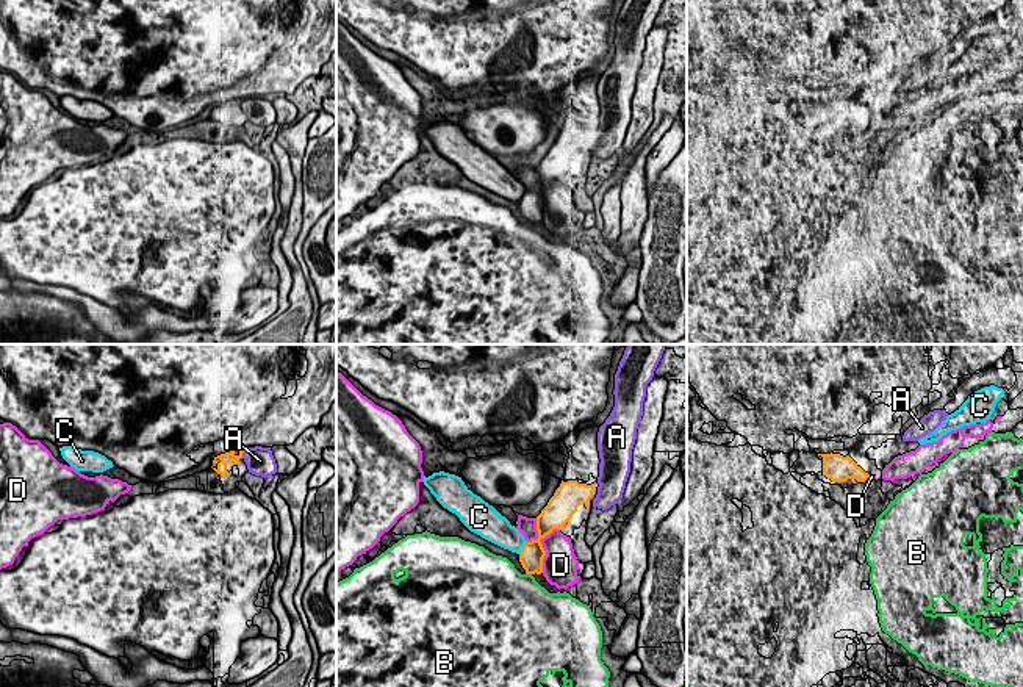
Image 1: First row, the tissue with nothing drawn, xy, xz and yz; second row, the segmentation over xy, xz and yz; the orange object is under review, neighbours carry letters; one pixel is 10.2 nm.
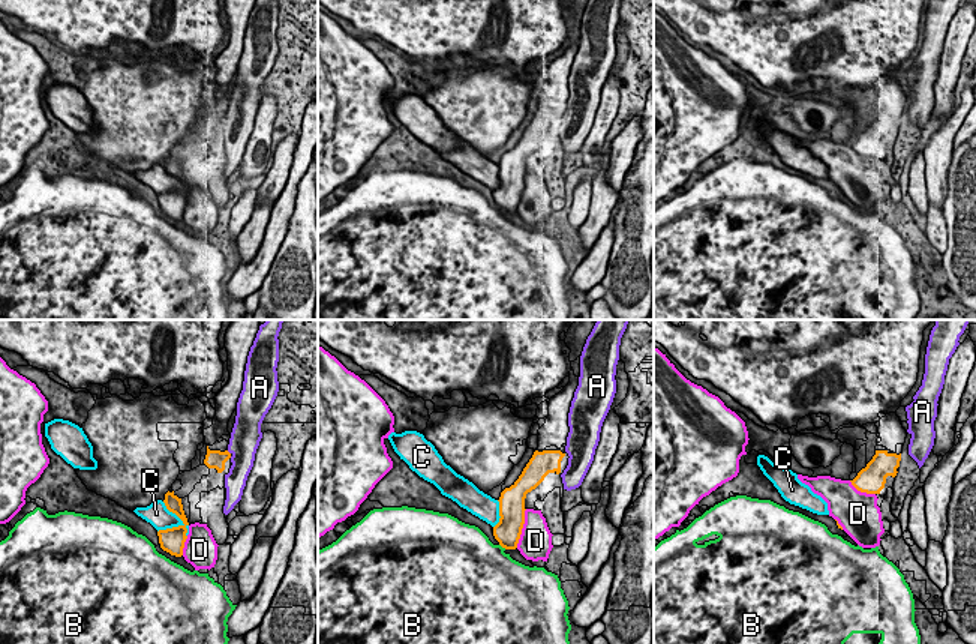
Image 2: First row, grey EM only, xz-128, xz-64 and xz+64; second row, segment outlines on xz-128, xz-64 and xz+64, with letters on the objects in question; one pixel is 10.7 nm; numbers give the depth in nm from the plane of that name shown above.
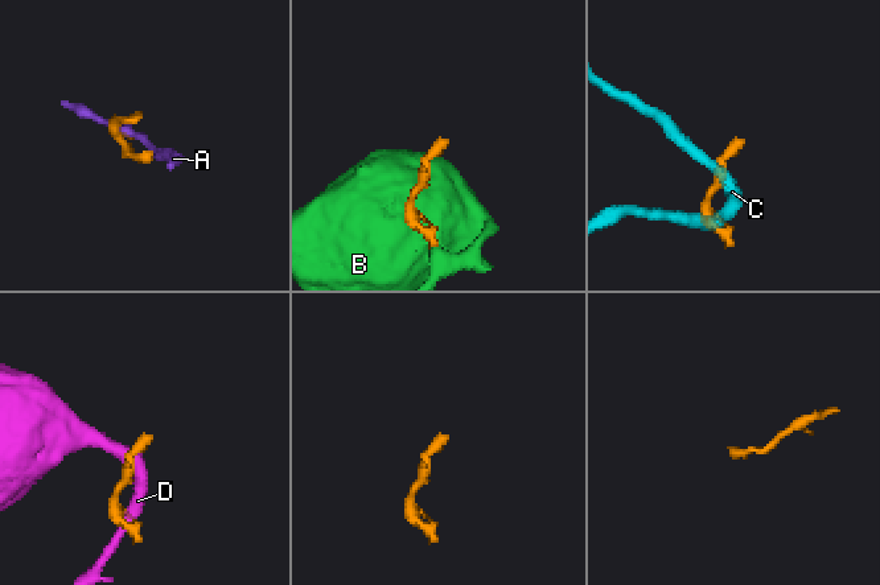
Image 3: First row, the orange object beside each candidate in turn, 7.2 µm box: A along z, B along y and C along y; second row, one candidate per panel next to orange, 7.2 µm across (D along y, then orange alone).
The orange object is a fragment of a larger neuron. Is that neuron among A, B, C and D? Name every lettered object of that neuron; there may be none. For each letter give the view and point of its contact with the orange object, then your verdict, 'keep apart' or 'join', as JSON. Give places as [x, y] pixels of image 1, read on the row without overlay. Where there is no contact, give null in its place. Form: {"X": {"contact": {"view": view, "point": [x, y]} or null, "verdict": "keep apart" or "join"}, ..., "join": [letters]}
{"A": {"contact": {"view": "xy", "point": [241, 104]}, "verdict": "keep apart"}, "B": {"contact": {"view": "xz", "point": [529, 223]}, "verdict": "keep apart"}, "C": {"contact": {"view": "xz", "point": [523, 197]}, "verdict": "keep apart"}, "D": {"contact": {"view": "xz", "point": [542, 194]}, "verdict": "keep apart"}, "join": []}

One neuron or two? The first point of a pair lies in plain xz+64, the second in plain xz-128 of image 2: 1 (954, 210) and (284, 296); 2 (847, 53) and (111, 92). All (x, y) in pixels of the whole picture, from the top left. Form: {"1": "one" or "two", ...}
{"1": "one", "2": "two"}

